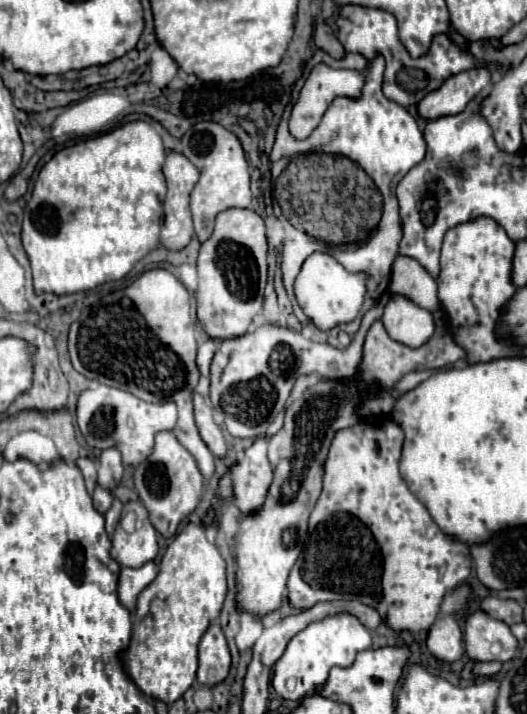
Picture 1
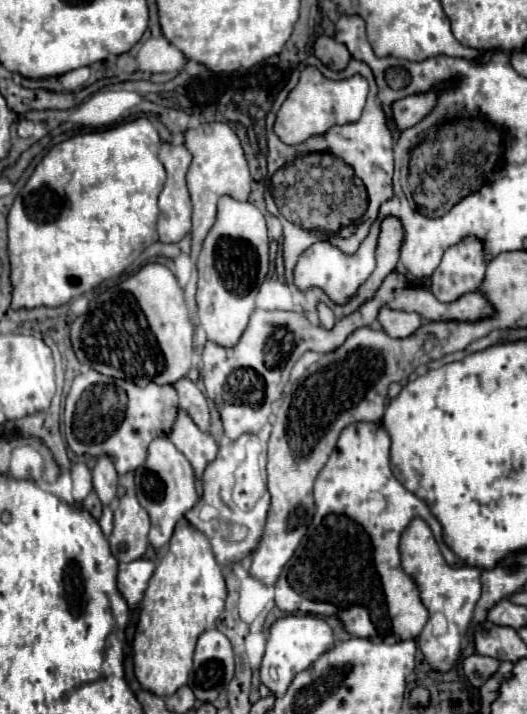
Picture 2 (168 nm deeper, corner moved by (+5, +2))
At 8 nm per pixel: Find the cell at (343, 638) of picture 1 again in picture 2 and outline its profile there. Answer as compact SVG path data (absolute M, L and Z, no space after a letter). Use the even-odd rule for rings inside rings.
M312 614L280 618L270 626L268 632L266 652L260 664L260 682L268 686L274 696L282 696L294 674L306 670L322 652L326 652L334 644L332 628L326 624L326 620Z

